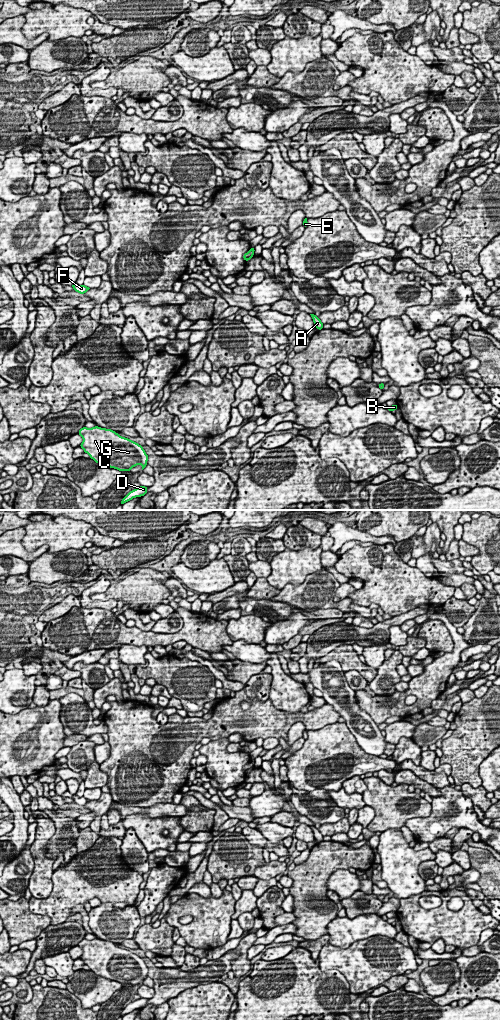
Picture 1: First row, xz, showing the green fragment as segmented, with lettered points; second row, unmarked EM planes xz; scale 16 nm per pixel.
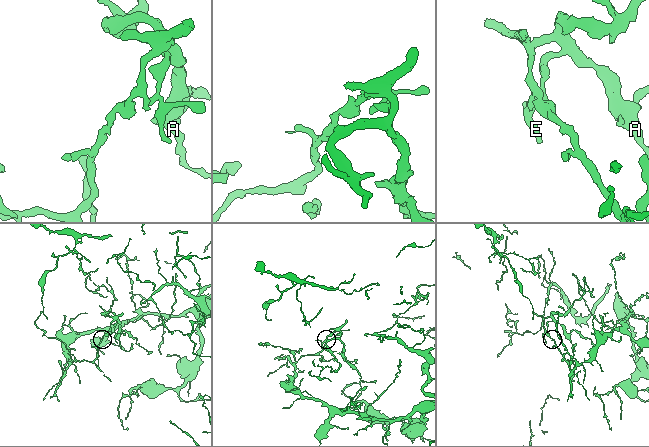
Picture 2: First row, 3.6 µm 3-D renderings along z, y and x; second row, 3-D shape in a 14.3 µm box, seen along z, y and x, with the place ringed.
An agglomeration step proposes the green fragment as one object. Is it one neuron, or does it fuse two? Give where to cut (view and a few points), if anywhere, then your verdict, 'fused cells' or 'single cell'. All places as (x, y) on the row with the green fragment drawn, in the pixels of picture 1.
cut in xz along (253, 254), (245, 260); fused cells

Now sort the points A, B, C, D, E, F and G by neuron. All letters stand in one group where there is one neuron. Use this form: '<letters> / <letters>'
A B E / C D F G

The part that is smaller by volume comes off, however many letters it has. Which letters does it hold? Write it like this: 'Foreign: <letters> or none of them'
Foreign: A, B, E

